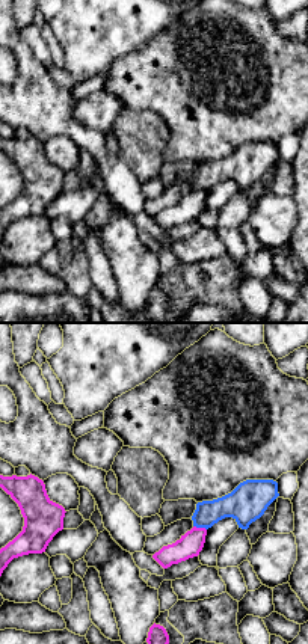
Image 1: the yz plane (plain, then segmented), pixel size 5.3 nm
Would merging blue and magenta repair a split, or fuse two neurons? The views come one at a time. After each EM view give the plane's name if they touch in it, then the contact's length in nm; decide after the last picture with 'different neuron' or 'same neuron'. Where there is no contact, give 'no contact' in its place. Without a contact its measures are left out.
contact in yz; length 80 nm

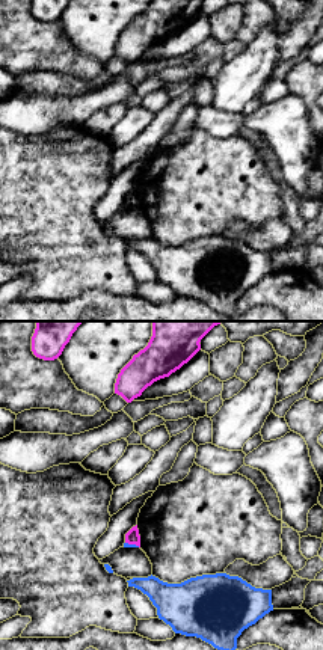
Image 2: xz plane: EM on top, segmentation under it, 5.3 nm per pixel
contact in xz; length 80 nm

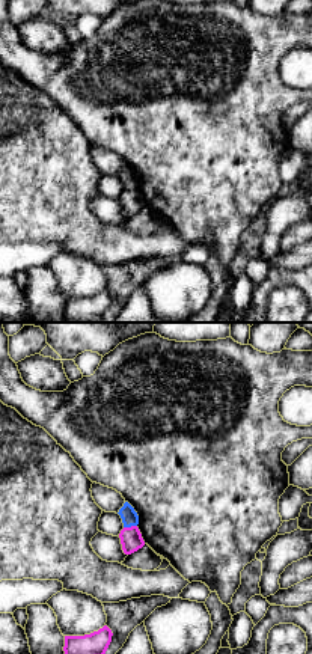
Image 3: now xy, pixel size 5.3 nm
contact in xy; length 70 nm

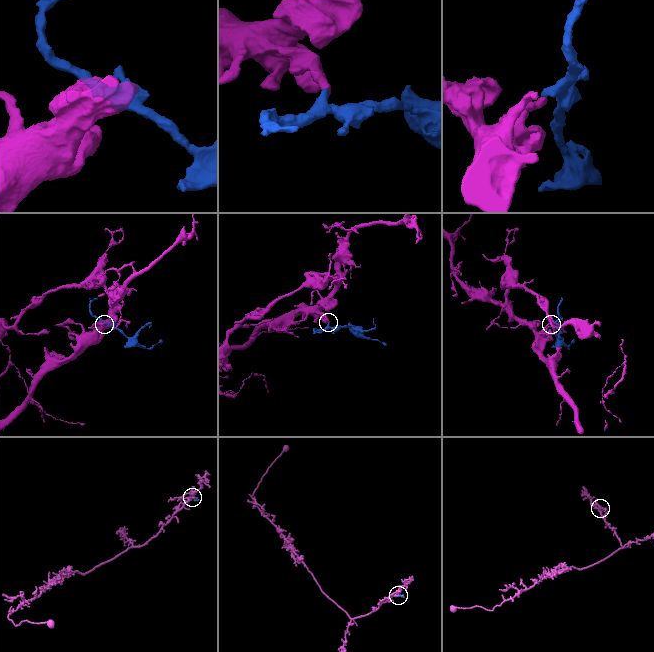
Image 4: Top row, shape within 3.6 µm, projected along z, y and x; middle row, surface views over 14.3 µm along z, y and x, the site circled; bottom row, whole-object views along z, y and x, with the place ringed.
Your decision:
different neuron

